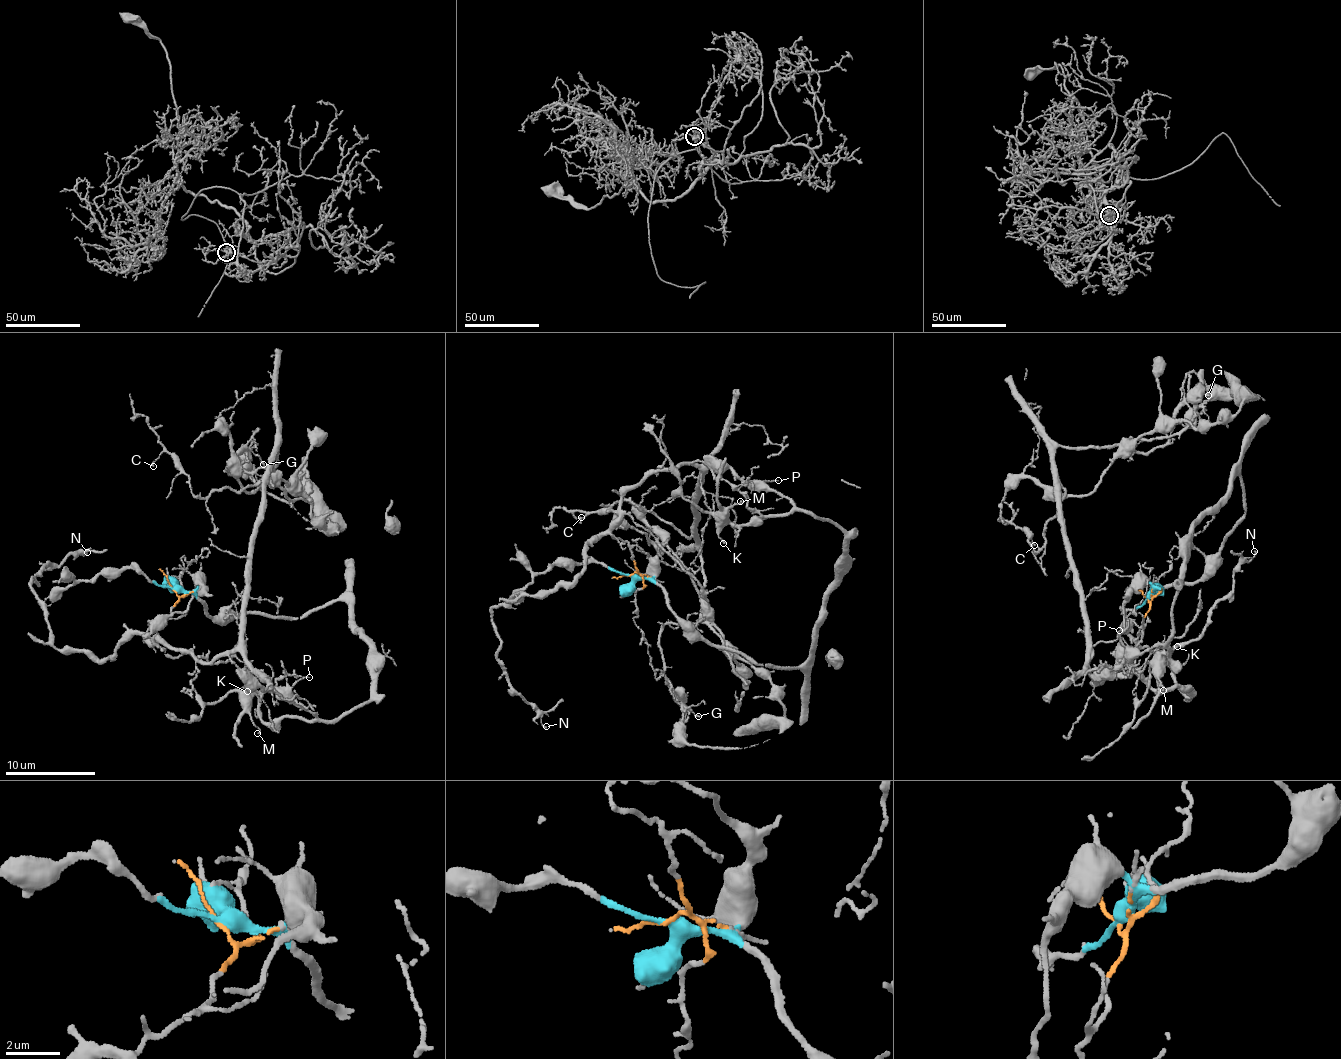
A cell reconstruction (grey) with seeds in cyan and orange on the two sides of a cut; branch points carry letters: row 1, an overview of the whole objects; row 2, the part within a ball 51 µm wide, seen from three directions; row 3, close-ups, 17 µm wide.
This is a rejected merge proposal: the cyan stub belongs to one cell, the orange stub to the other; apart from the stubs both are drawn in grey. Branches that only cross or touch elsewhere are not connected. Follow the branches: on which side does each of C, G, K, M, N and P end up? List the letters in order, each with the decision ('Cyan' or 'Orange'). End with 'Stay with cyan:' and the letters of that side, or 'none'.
C: Orange
G: Orange
K: Cyan
M: Cyan
N: Orange
P: Cyan
Stay with cyan: K, M, P

